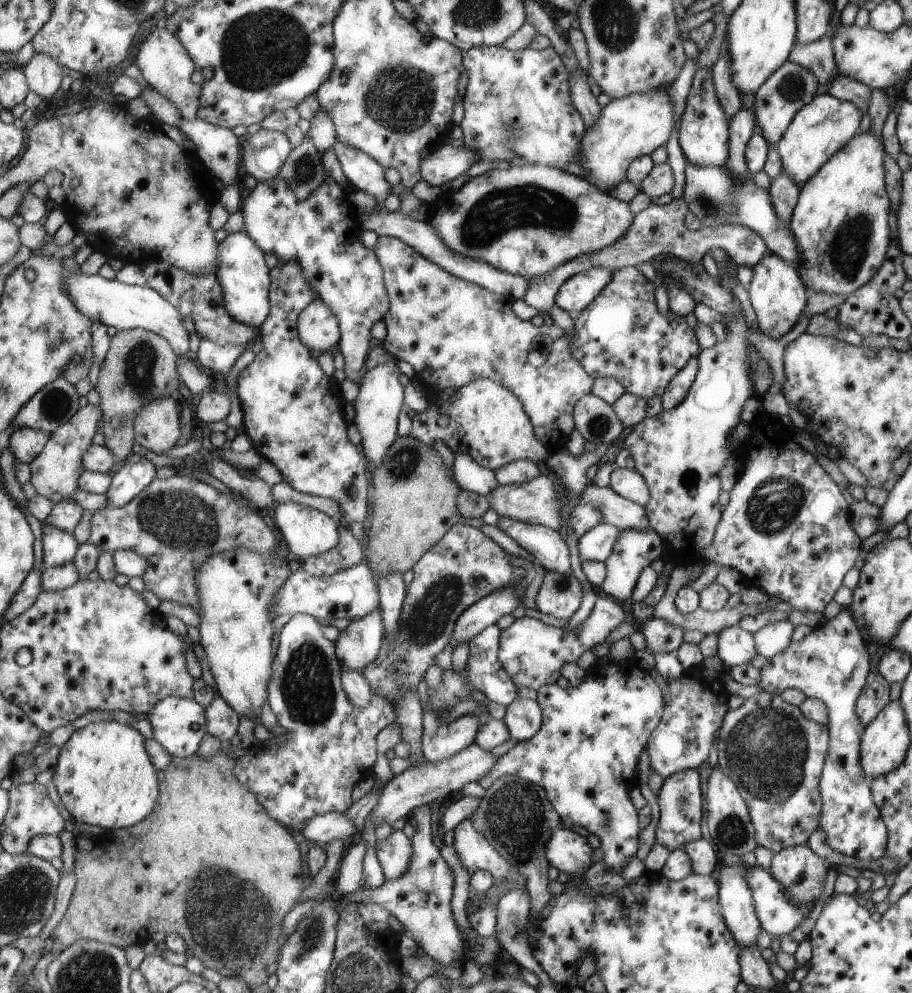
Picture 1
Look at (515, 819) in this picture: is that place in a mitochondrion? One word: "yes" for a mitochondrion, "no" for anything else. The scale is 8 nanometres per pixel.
yes

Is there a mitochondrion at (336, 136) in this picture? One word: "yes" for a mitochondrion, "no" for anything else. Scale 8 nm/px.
no

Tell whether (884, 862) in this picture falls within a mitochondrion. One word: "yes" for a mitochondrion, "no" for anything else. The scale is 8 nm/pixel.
no

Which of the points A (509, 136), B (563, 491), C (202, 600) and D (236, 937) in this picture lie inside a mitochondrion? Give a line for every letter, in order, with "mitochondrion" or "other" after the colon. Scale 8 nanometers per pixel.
A: mitochondrion
B: other
C: other
D: mitochondrion

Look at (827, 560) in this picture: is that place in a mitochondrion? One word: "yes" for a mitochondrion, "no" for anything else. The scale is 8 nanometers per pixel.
no

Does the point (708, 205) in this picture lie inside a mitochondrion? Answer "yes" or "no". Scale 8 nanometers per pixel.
yes

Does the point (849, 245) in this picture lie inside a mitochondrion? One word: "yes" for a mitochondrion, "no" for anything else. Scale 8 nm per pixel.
yes

